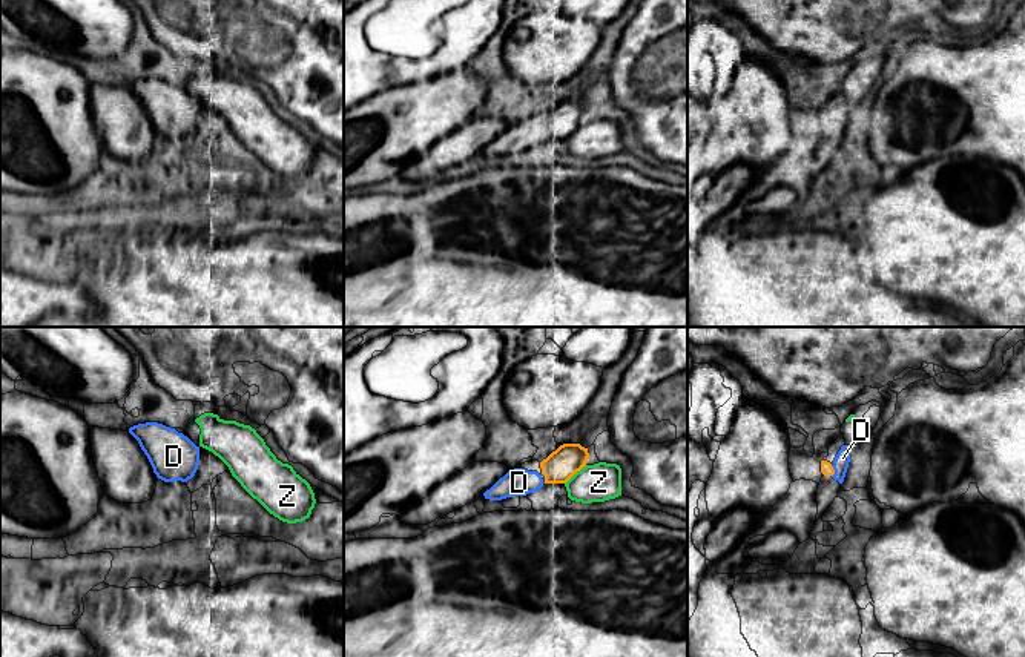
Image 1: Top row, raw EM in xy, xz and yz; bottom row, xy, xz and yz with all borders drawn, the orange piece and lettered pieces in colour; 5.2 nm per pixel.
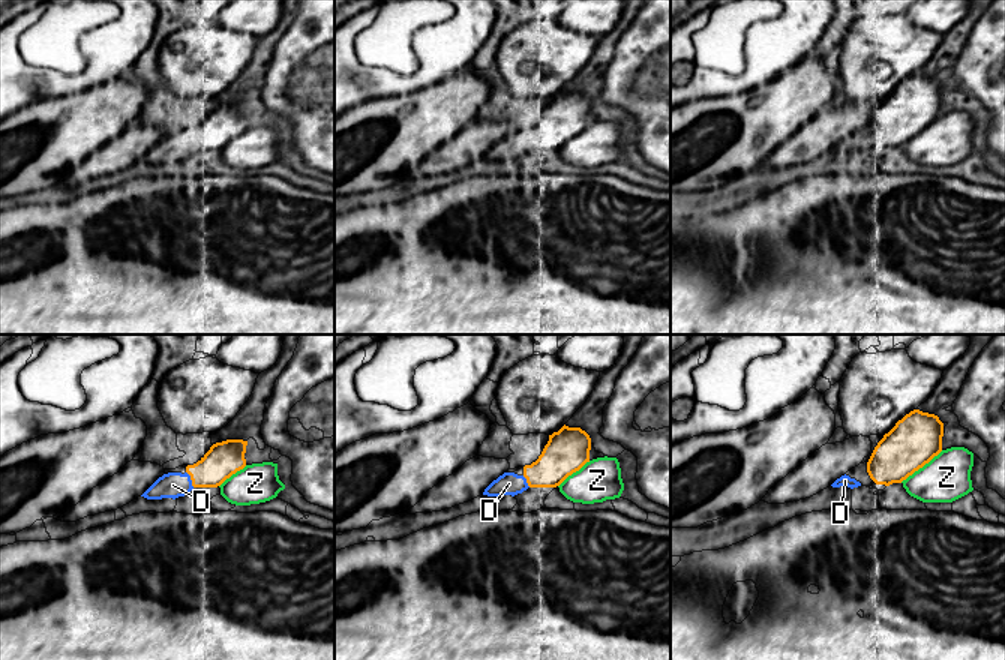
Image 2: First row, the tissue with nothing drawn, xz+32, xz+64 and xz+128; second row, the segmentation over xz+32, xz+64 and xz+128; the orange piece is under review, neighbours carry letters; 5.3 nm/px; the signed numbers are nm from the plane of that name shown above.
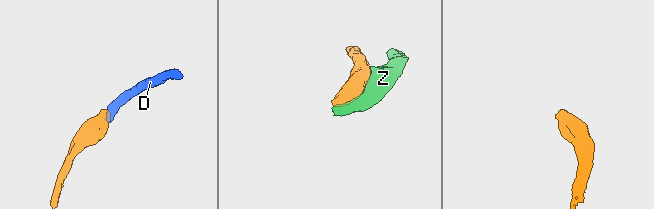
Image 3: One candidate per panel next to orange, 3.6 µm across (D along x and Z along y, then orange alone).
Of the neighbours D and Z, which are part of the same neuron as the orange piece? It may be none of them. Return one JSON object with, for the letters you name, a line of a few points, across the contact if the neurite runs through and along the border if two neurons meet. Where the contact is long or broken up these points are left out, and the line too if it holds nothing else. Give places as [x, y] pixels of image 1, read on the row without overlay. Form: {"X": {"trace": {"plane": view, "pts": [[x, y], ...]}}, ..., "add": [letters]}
{"add": ["D"]}

